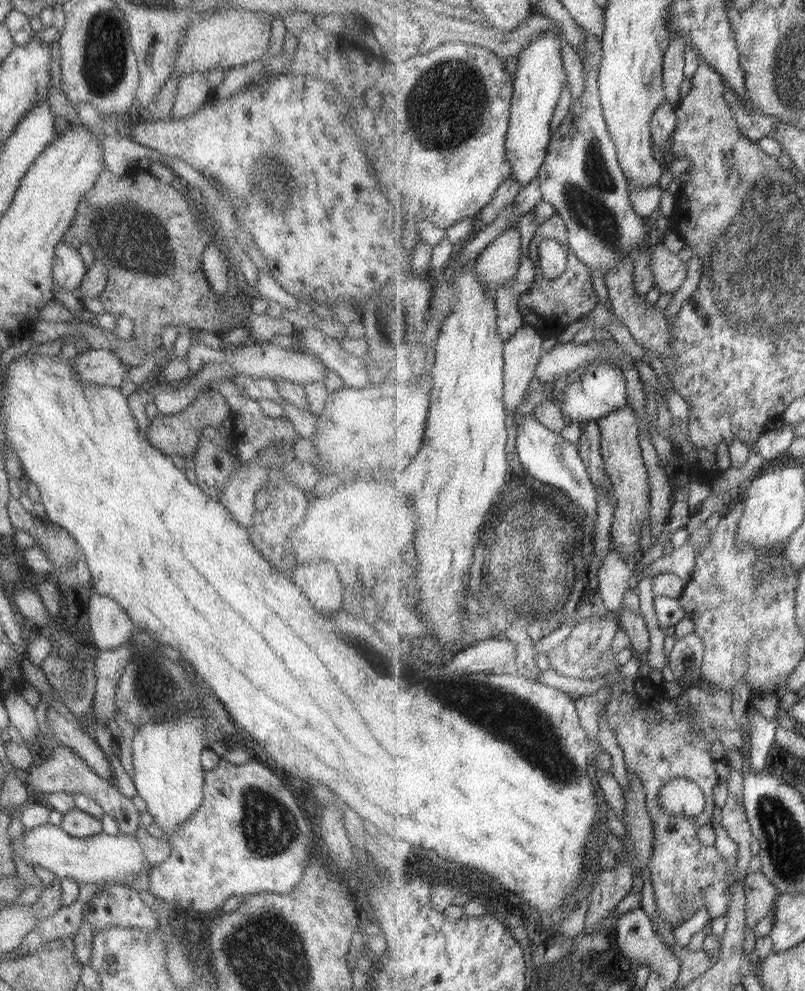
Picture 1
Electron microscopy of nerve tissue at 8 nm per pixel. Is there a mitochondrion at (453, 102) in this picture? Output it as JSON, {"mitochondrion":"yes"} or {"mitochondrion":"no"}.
{"mitochondrion":"yes"}

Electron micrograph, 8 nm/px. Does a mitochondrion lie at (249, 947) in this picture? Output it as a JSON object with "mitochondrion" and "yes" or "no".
{"mitochondrion":"yes"}

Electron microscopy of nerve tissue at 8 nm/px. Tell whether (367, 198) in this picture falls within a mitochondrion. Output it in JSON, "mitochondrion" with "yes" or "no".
{"mitochondrion":"no"}

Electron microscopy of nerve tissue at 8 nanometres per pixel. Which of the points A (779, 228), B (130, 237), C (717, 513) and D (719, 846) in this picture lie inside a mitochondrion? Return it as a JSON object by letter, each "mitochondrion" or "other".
{"A":"mitochondrion","B":"mitochondrion","C":"other","D":"other"}

